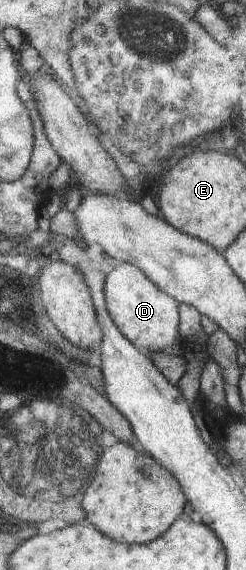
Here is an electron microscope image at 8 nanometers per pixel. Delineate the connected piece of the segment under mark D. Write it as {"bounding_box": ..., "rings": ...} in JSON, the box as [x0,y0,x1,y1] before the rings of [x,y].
{"bounding_box":[105,262,179,356],"rings":[[[119,262],[114,266],[114,271],[107,275],[105,300],[117,328],[146,356],[157,350],[168,351],[169,347],[174,343],[176,335],[179,335],[178,331],[176,331],[176,325],[178,325],[178,309],[176,309],[178,305],[176,305],[176,300],[166,294],[158,285],[154,285],[135,265]]]}

